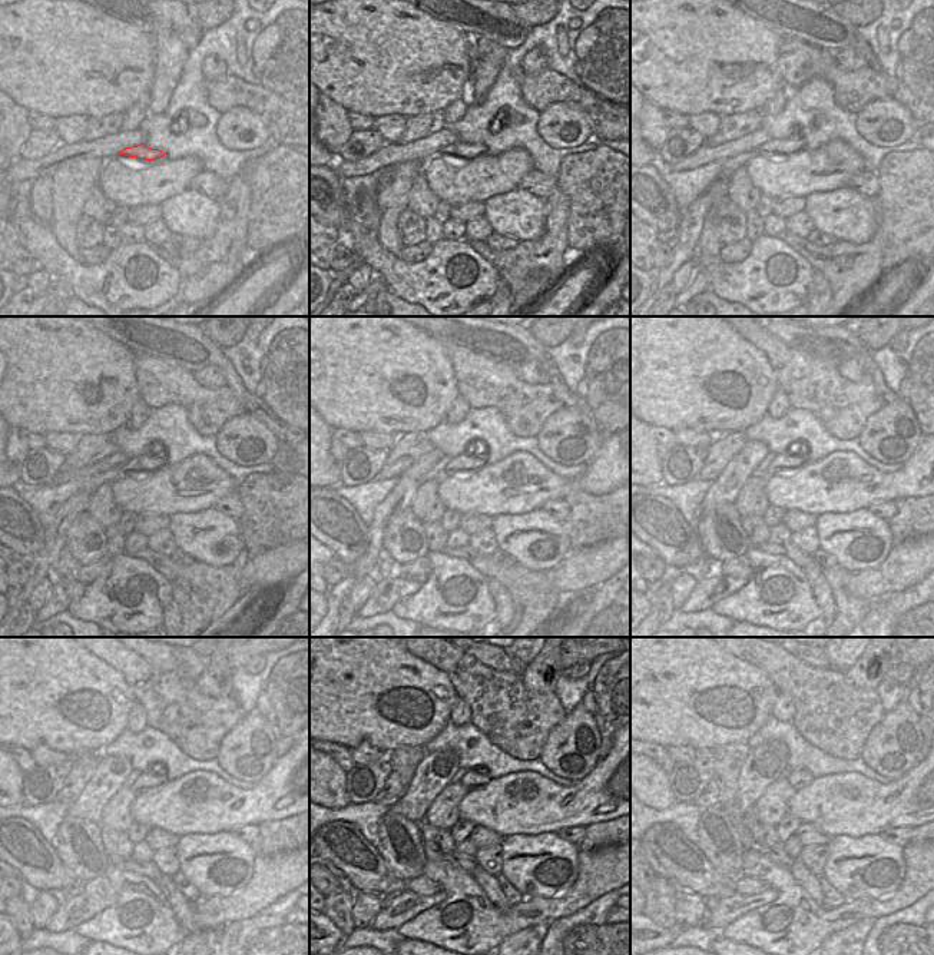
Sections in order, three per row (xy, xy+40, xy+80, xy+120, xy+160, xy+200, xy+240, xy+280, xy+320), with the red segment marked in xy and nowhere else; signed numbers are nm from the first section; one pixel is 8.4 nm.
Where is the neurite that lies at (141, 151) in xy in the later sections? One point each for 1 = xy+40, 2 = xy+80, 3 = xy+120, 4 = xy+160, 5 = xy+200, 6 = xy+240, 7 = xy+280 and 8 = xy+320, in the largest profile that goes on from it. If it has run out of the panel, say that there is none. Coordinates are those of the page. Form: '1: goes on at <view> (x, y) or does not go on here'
1: goes on at xy+40 (460, 149)
2: goes on at xy+80 (775, 146)
3: goes on at xy+120 (146, 464)
4: goes on at xy+160 (474, 458)
5: goes on at xy+200 (797, 457)
6: goes on at xy+240 (151, 779)
7: goes on at xy+280 (473, 779)
8: goes on at xy+320 (798, 778)

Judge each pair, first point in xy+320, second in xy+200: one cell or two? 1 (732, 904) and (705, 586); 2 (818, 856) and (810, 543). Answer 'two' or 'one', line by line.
1: one
2: one

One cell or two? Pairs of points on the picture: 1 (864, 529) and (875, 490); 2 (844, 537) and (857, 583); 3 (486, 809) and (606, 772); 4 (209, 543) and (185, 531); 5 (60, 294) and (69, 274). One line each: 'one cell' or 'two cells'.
1: two cells
2: two cells
3: one cell
4: one cell
5: two cells

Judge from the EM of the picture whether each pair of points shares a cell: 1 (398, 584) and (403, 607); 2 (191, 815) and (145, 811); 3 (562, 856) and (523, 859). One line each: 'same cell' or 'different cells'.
1: different cells
2: same cell
3: same cell

